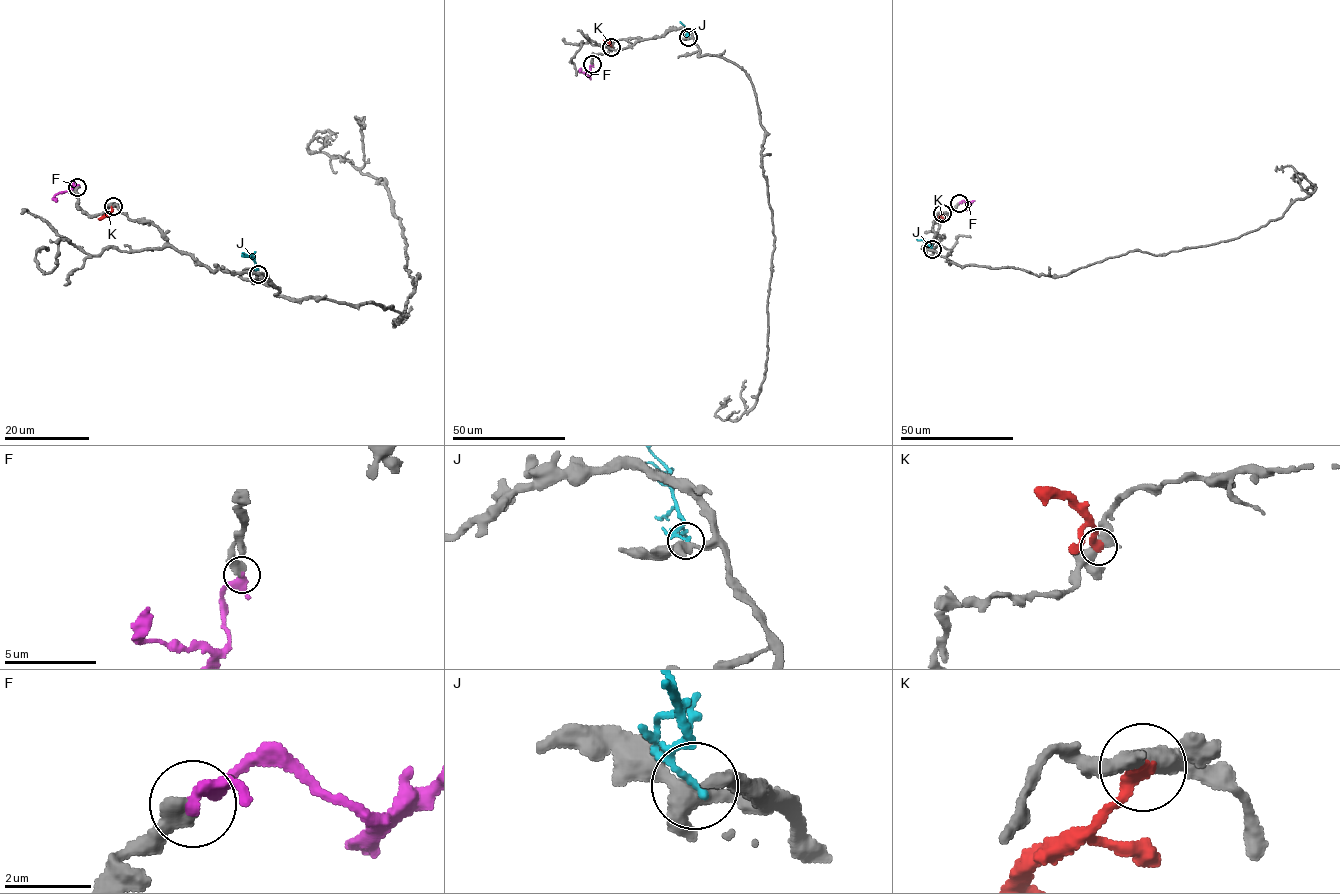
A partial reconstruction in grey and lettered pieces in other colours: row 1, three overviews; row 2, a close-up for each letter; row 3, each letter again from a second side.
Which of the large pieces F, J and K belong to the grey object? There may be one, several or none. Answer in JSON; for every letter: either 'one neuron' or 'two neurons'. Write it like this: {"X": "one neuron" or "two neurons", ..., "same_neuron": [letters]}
{"F": "one neuron", "J": "two neurons", "K": "two neurons", "same_neuron": ["F"]}

